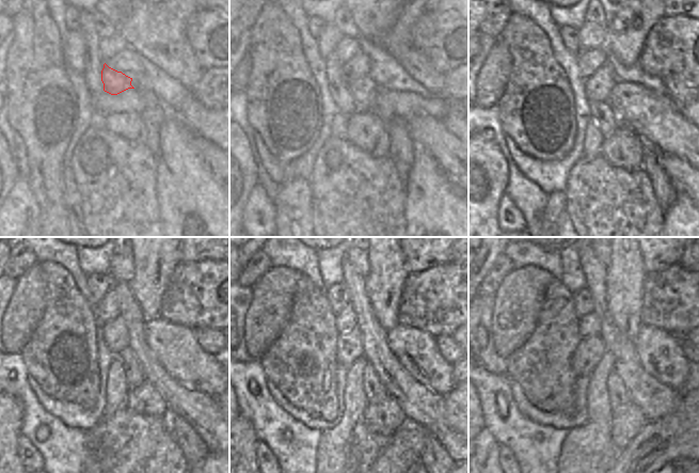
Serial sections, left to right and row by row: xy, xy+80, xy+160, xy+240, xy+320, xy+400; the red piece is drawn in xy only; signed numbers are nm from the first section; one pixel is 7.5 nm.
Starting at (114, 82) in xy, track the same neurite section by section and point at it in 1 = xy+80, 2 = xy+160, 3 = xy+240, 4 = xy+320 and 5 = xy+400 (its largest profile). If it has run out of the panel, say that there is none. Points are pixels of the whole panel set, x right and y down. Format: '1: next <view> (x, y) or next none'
1: next xy+80 (364, 91)
2: next xy+160 (654, 117)
3: next xy+240 (175, 346)
4: next xy+320 (417, 350)
5: next xy+400 (660, 351)

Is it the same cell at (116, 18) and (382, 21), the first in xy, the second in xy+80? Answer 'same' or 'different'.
same

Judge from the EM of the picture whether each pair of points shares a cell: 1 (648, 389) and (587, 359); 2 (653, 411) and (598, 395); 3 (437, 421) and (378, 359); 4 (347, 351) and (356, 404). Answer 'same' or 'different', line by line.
1: different
2: different
3: same
4: different

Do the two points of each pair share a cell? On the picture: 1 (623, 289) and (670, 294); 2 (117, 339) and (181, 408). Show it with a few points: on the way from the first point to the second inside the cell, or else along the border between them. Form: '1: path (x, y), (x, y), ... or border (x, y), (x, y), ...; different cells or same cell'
1: border (648, 273), (644, 282), (644, 302), (640, 316); different cells
2: border (124, 321), (128, 333), (127, 346); different cells

